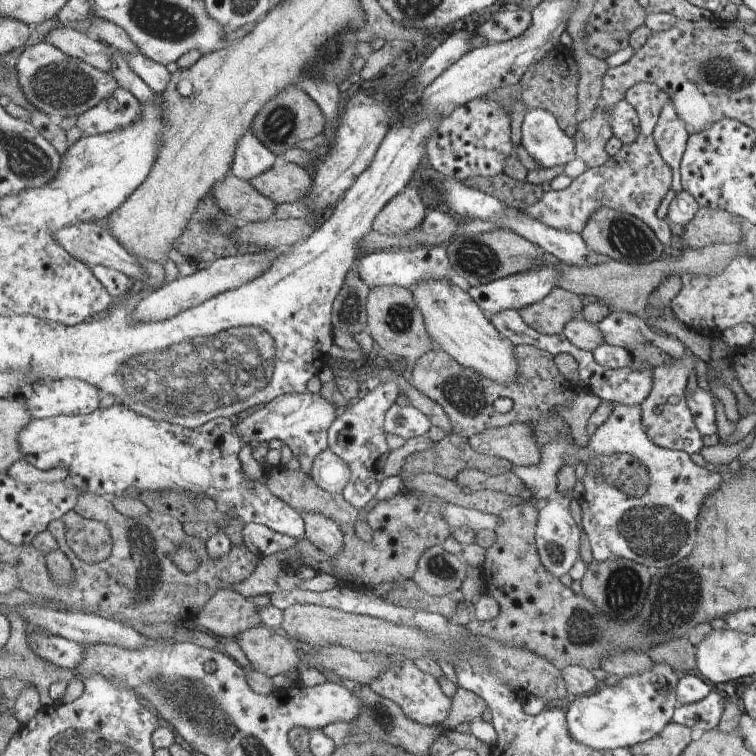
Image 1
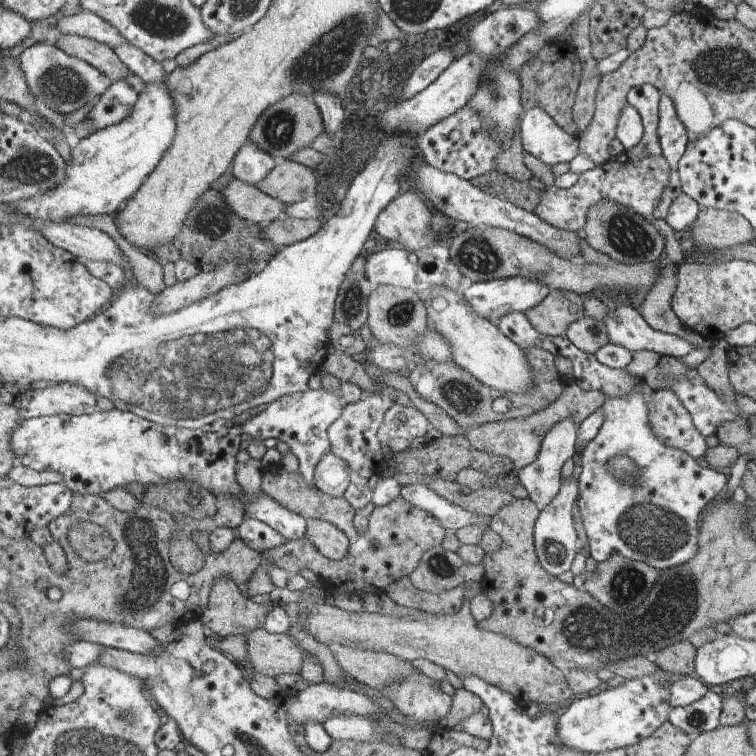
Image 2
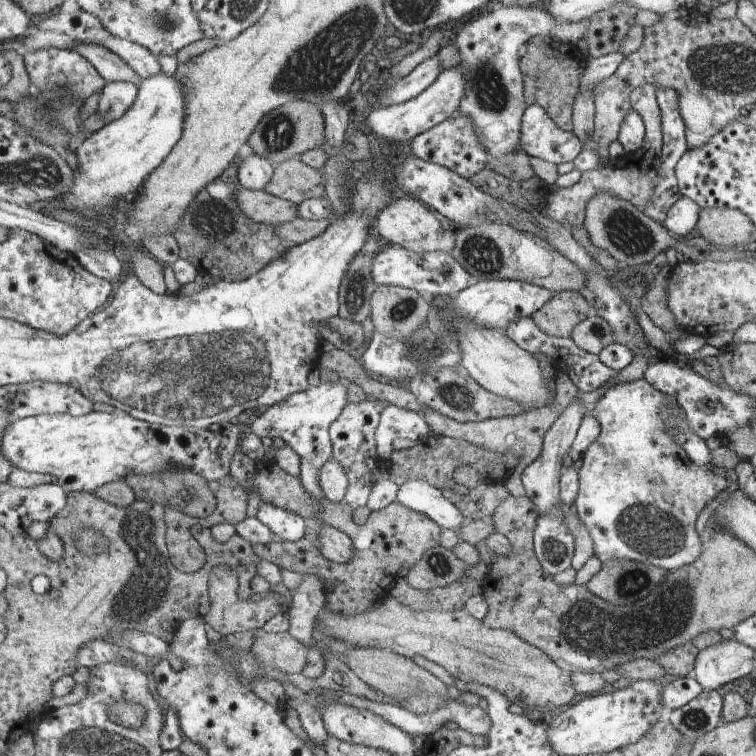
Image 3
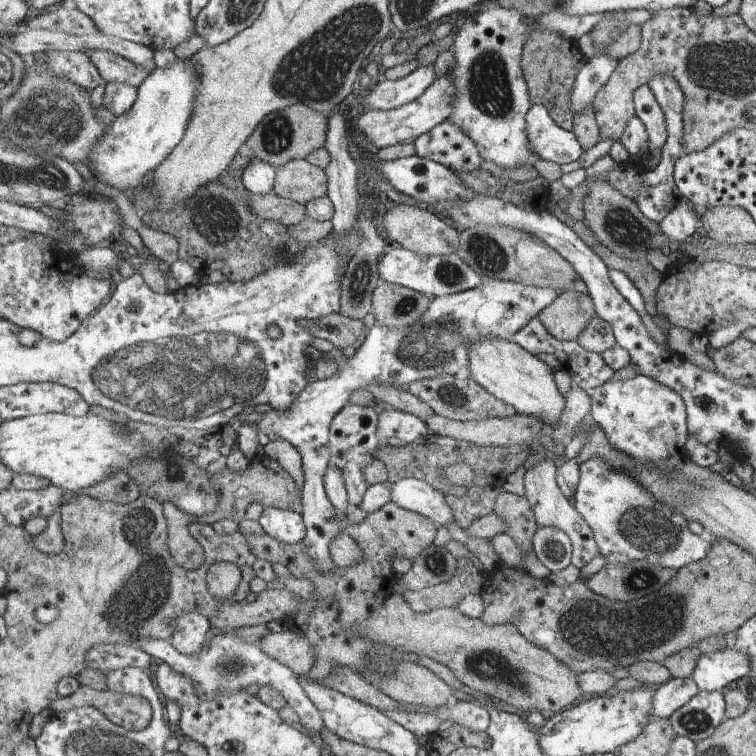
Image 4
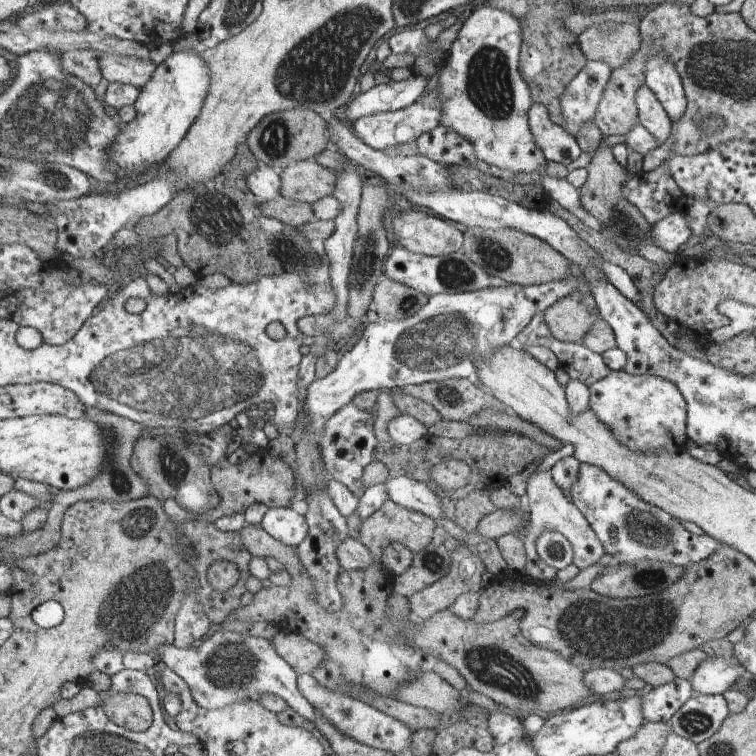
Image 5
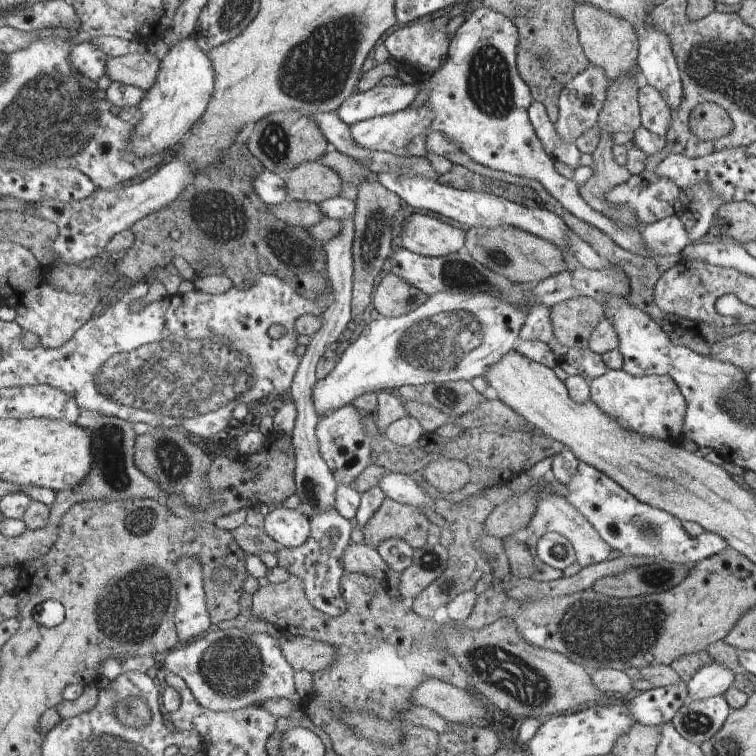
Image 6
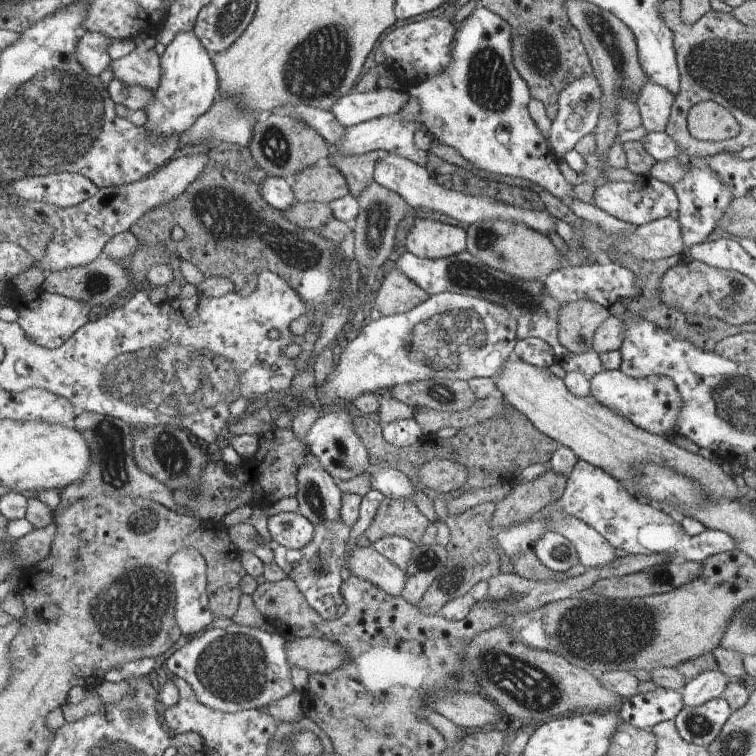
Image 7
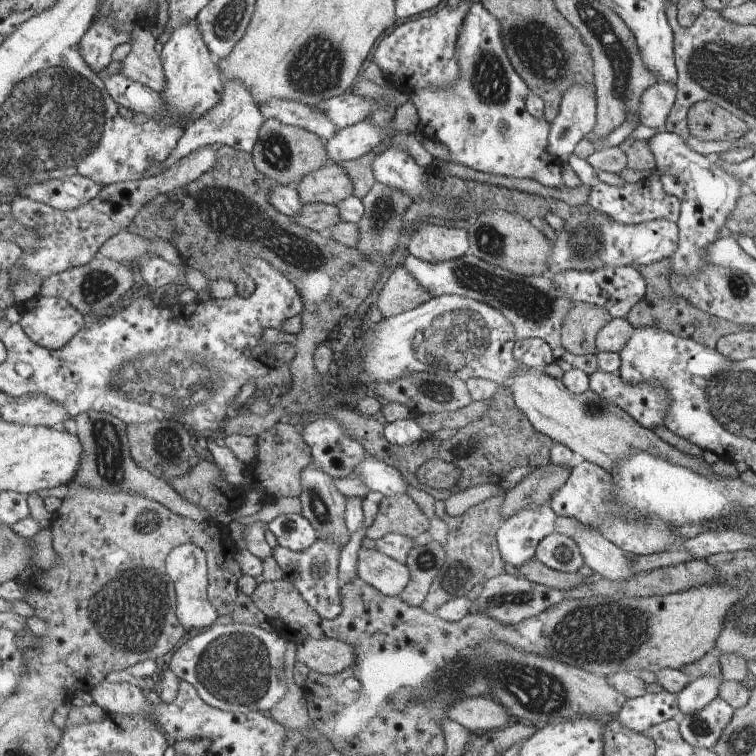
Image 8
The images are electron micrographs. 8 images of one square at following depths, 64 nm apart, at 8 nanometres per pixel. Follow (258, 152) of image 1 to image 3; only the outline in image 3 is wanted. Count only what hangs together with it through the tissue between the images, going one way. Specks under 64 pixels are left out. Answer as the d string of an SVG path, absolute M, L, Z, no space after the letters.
M254 151L243 158L243 163L240 163L238 169L241 186L250 190L264 191L276 174L275 166L267 158L262 158Z

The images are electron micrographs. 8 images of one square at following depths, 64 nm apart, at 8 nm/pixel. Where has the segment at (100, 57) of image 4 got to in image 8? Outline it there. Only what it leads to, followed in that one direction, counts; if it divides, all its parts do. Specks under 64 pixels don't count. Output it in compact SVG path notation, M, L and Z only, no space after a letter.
M137 26L132 35L132 51L120 62L120 73L161 93L167 77L162 65L162 54L157 54L155 50L158 39L155 39L150 27Z

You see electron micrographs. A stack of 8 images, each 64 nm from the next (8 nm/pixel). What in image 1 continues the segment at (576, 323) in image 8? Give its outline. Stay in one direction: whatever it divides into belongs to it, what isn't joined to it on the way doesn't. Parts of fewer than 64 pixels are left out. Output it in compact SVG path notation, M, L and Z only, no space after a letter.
M557 286L549 297L519 312L534 330L545 335L562 335L570 321L582 319L586 304L585 296Z

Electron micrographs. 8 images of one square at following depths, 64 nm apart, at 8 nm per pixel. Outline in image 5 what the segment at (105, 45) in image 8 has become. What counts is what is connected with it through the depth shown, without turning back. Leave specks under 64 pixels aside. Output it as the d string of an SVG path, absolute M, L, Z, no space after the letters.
M75 49L62 54L61 64L65 72L72 72L73 76L81 78L89 86L96 86L103 80L100 51L95 49Z

